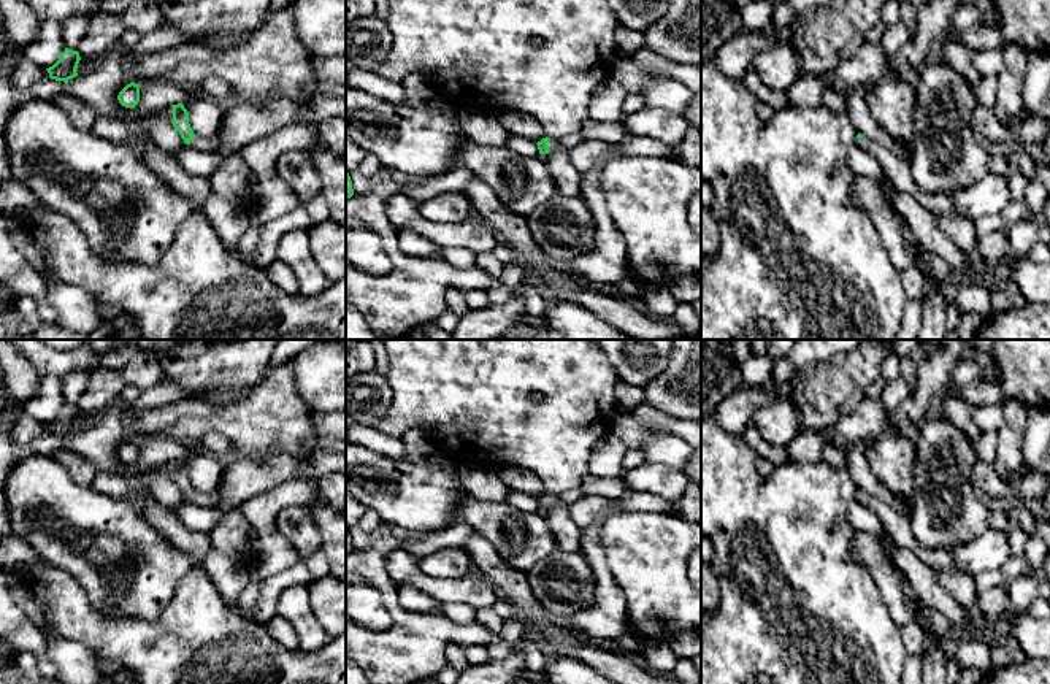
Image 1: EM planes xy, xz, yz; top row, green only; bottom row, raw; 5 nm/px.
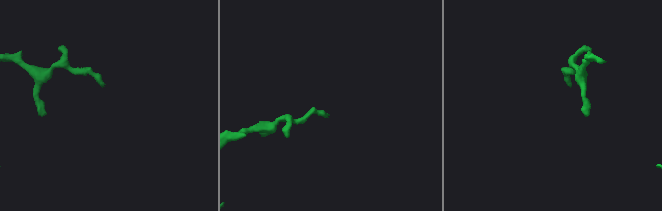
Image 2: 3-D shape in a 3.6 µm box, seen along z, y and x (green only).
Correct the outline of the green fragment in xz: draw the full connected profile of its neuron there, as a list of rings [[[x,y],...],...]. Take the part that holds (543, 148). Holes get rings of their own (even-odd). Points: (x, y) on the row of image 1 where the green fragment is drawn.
[[[577,132],[577,133],[571,133],[571,135],[566,135],[560,140],[550,140],[550,138],[542,138],[541,141],[538,141],[538,149],[539,149],[539,154],[549,154],[550,151],[555,151],[558,148],[565,148],[565,149],[571,149],[577,144],[581,144],[584,141],[582,135]]]

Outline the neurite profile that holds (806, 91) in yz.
[[[801,71],[787,90],[788,102],[803,108],[817,108],[822,103],[825,83],[822,76]]]

